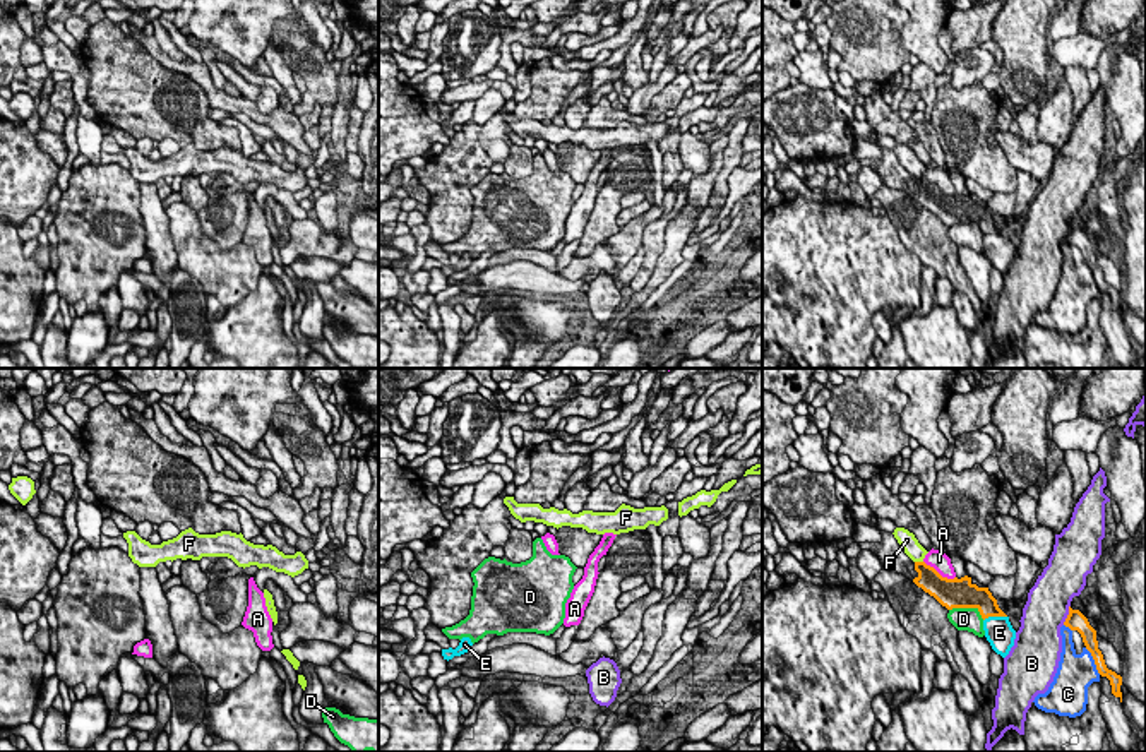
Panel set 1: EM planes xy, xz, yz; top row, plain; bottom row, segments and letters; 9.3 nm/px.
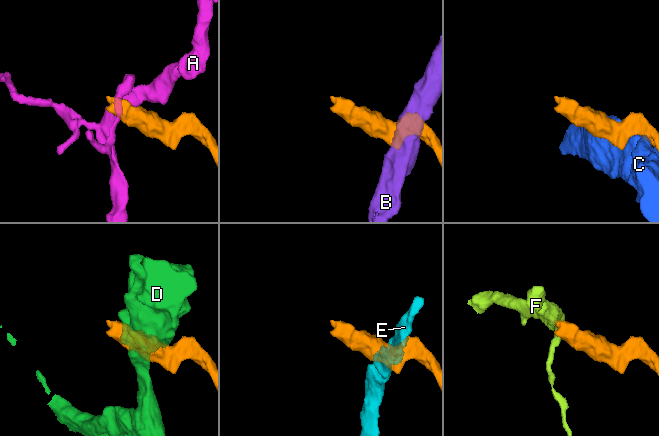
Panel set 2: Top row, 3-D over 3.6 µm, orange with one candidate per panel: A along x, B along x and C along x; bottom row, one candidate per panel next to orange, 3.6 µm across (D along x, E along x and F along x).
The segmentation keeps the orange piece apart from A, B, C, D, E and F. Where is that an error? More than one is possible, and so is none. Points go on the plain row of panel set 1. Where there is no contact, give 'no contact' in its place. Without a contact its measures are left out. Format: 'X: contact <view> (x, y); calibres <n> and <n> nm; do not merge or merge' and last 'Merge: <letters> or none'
A: contact yz (937, 189); calibres 280 and 180 nm; do not merge
B: contact yz (1068, 232); calibres 180 and 400 nm; do not merge
C: contact yz (1095, 278); calibres 130 and 360 nm; do not merge
D: contact yz (968, 223); calibres 280 and 220 nm; do not merge
E: contact yz (994, 232); calibres 200 and 280 nm; do not merge
F: contact yz (919, 179); calibres 220 and 170 nm; do not merge
Merge: none

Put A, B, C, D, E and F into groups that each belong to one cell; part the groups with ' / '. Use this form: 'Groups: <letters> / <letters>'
Groups: A / B / C / D / E / F

